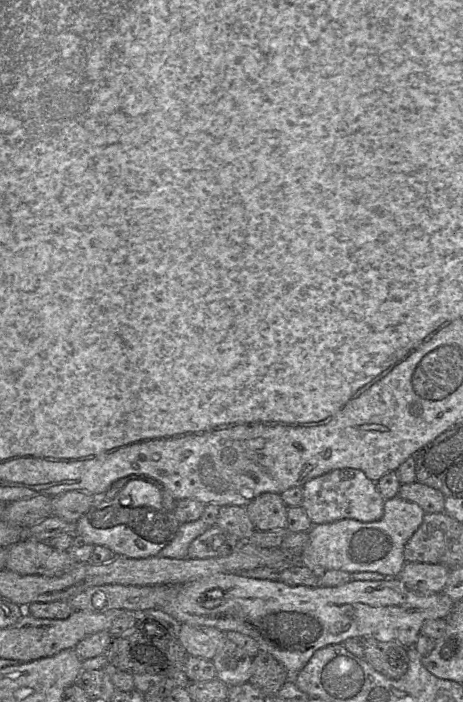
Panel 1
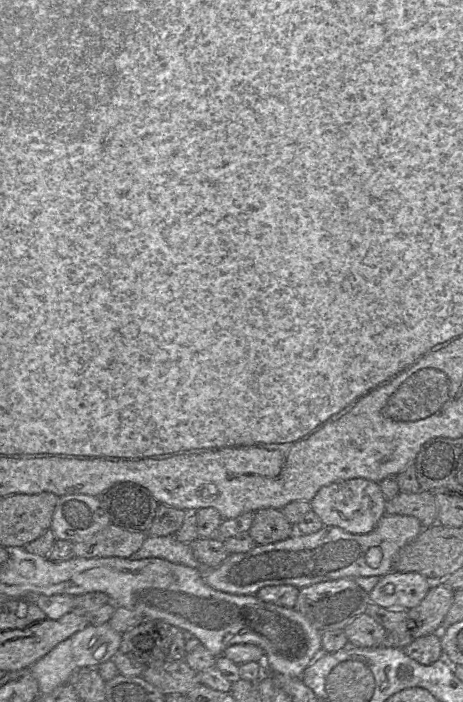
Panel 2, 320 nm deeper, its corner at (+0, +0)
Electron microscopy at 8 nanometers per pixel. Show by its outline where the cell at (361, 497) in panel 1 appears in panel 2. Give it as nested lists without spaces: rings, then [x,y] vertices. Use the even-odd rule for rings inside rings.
[[[365,478],[335,481],[323,486],[310,501],[311,510],[325,526],[336,526],[352,534],[371,532],[385,515],[386,498],[377,482]]]

